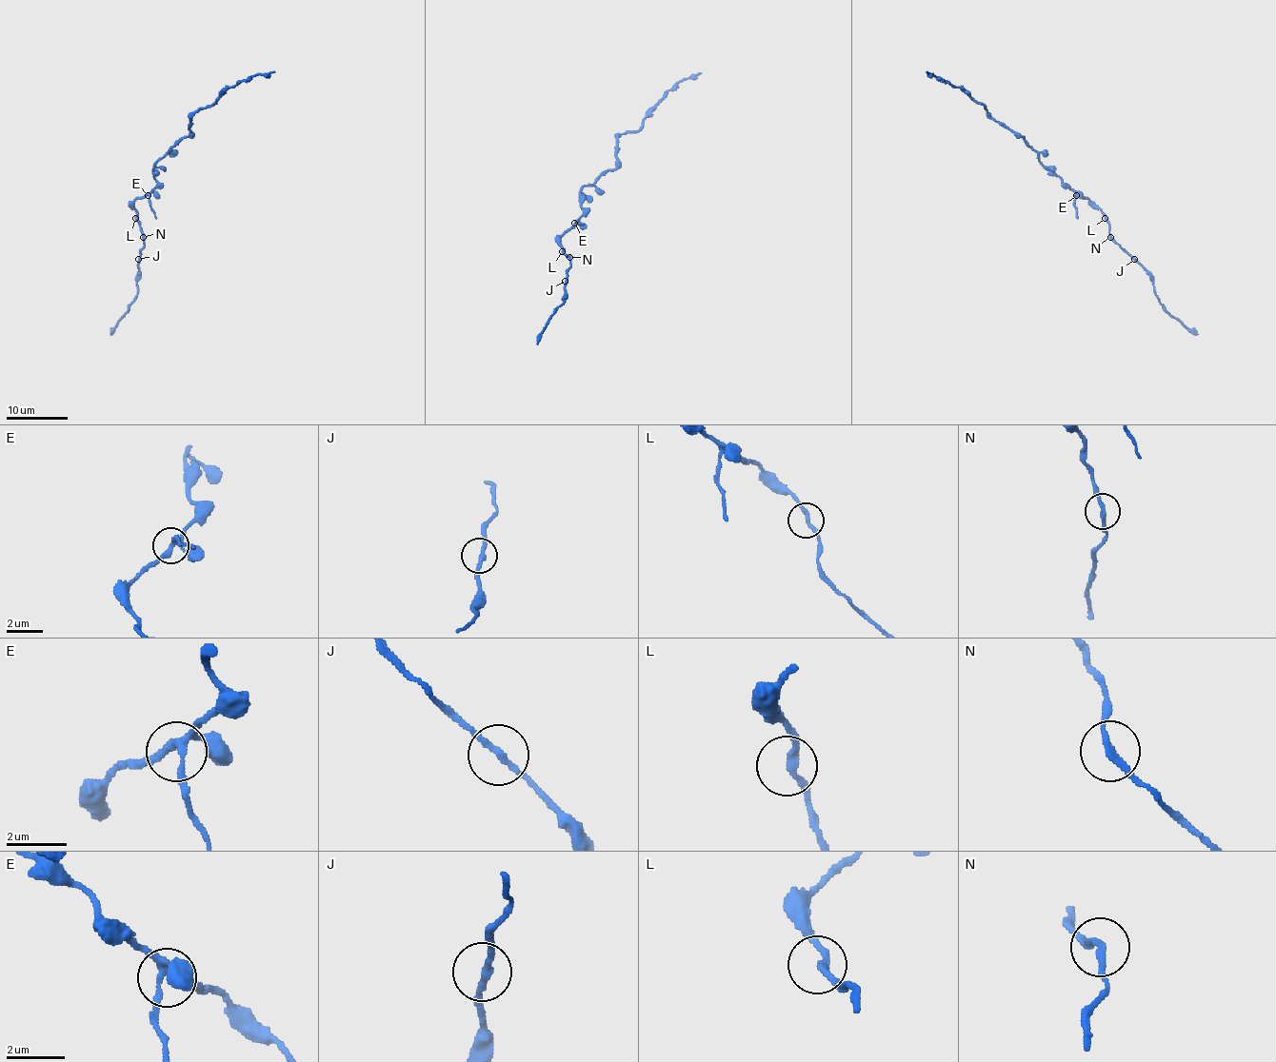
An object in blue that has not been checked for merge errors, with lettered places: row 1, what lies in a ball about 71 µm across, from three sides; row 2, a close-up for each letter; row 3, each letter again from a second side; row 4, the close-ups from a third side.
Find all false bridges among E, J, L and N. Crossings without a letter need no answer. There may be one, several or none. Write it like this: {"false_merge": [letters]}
{"false_merge": []}

